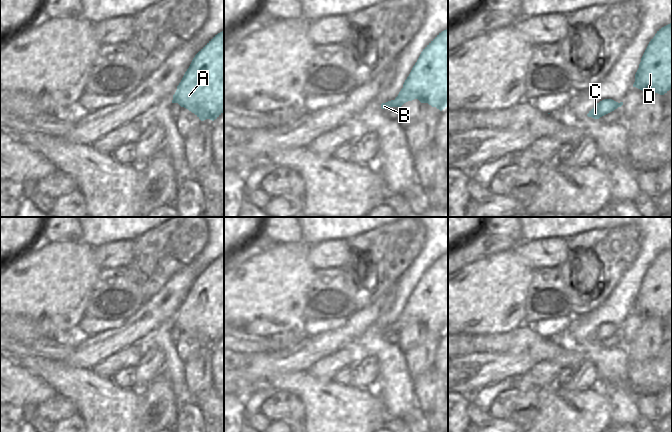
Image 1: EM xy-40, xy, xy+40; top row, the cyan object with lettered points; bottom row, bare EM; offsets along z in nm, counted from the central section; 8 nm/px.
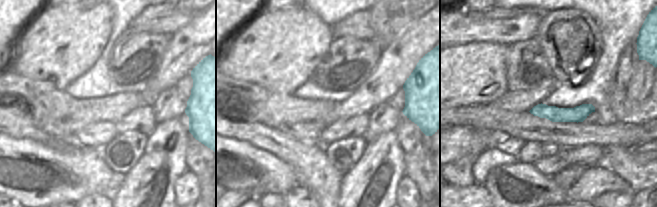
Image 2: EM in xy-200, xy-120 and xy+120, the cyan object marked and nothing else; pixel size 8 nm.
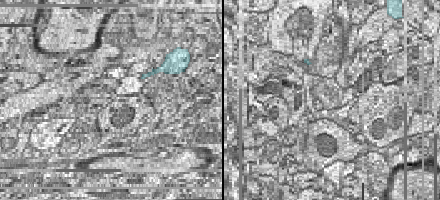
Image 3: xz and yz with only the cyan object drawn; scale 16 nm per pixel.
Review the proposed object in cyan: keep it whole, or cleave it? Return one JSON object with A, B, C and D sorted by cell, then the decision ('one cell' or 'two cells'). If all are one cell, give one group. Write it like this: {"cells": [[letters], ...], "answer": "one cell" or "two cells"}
{"cells": [["A", "B", "C", "D"]], "answer": "one cell"}

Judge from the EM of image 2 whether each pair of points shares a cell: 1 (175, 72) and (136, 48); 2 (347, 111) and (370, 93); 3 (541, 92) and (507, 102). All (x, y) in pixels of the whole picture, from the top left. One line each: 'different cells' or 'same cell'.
1: different cells
2: same cell
3: same cell

